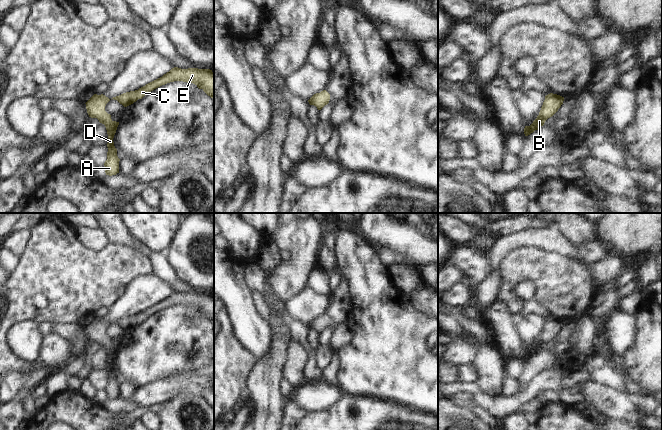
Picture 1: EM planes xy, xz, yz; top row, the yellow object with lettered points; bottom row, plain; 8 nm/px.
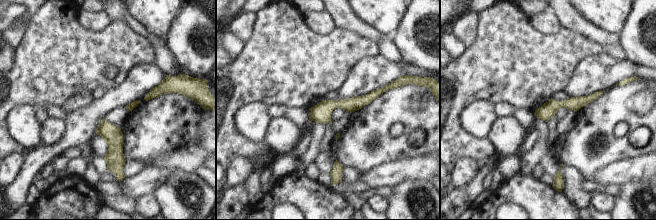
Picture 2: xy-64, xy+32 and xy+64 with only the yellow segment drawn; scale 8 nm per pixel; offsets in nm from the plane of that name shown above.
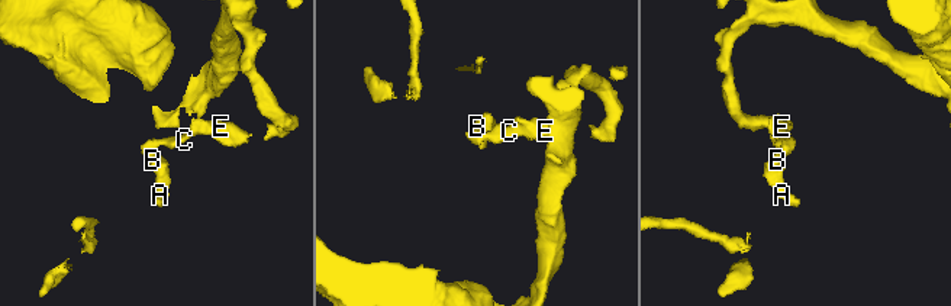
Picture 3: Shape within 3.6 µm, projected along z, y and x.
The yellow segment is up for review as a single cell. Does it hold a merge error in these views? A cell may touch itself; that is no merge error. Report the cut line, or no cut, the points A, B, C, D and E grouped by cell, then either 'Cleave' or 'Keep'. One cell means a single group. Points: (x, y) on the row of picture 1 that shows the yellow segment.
No split. Groups: A B C D E. Keep.

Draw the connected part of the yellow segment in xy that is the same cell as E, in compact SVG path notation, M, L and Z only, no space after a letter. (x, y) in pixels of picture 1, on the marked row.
M178 67L172 68L162 77L146 84L138 90L123 93L119 96L113 97L112 99L117 100L124 107L127 107L138 99L142 99L154 89L174 81L193 83L214 99L214 73L212 70L198 68L181 69Z

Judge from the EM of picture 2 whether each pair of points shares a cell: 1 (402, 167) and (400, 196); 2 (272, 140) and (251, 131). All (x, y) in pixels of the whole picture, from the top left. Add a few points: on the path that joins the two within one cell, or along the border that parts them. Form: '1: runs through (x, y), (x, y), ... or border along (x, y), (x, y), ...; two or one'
1: border along (424, 179), (405, 179), (392, 187); two
2: border along (272, 118), (263, 140); two

